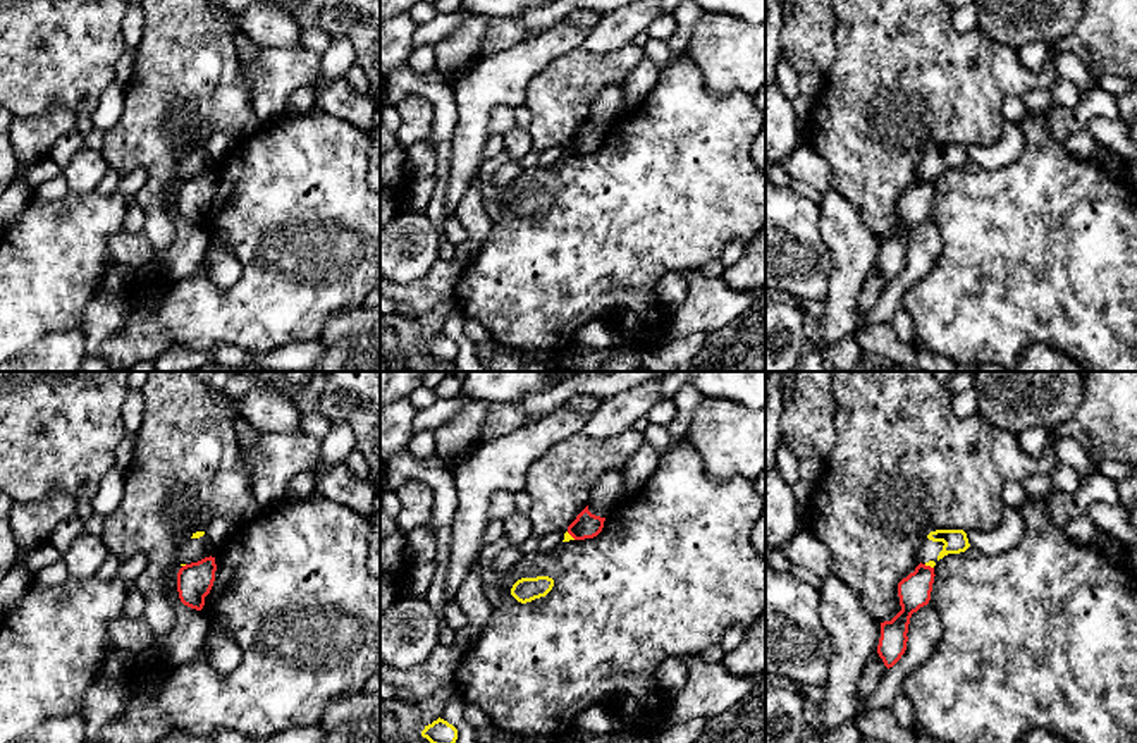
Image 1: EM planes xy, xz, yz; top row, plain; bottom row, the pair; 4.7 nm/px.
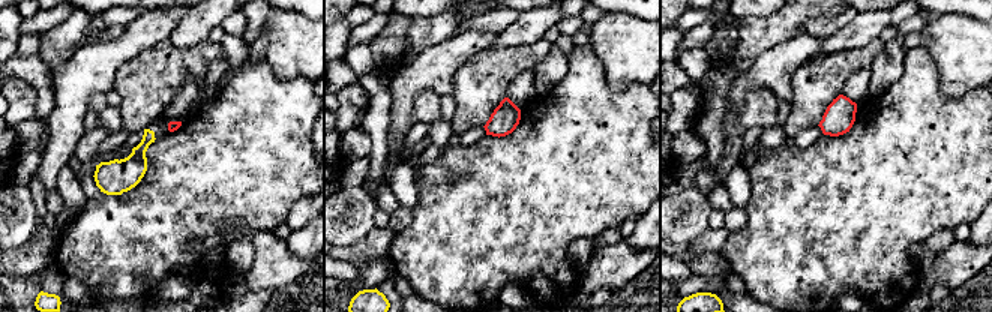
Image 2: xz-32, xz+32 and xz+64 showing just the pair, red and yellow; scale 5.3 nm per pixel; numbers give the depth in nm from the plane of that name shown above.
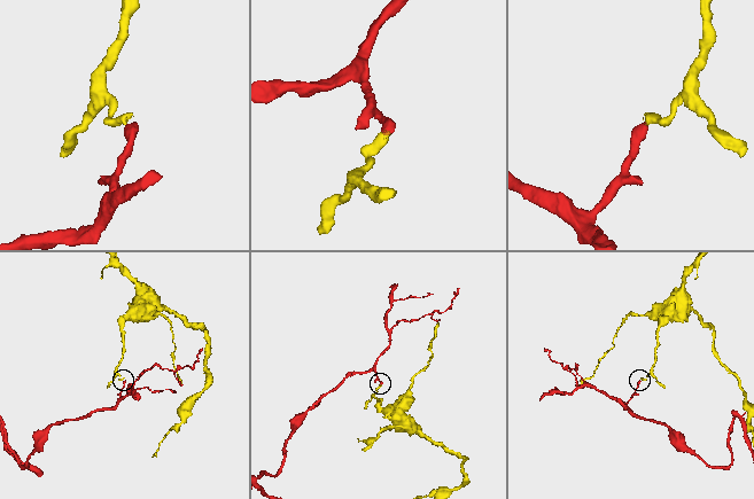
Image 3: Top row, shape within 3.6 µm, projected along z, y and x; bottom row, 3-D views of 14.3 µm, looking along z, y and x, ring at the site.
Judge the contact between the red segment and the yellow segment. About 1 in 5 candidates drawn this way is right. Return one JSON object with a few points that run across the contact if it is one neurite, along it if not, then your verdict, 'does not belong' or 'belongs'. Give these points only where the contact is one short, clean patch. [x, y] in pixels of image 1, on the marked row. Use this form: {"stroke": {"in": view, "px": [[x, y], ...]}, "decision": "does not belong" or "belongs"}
{"stroke": {"in": "yz", "px": [[924, 564], [933, 568]]}, "decision": "does not belong"}

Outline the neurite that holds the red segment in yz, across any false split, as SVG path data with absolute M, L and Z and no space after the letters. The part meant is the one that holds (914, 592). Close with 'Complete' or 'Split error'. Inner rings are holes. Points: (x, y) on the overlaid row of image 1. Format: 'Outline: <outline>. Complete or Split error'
Outline: M920 562L913 573L898 583L901 611L891 621L881 623L881 638L877 645L877 654L888 669L905 654L910 617L929 604L934 576L934 568Z. Complete

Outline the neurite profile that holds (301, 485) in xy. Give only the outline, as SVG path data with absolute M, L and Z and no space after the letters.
M303 471L291 478L287 485L287 494L292 499L304 499L315 492L313 471Z

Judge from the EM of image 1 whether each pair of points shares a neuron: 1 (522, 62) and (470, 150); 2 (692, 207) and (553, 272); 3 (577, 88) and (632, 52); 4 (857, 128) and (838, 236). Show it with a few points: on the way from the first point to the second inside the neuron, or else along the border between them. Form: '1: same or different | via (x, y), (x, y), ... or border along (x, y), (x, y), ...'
1: same | via (499, 85), (473, 110), (472, 128)
2: same | via (657, 214), (628, 214), (587, 255)
3: same | via (590, 74), (618, 64)
4: different | border along (831, 186), (859, 210), (860, 217), (872, 229)

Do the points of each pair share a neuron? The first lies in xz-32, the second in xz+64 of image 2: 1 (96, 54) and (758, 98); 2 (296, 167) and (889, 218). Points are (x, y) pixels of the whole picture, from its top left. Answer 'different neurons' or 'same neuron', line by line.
1: different neurons
2: same neuron

